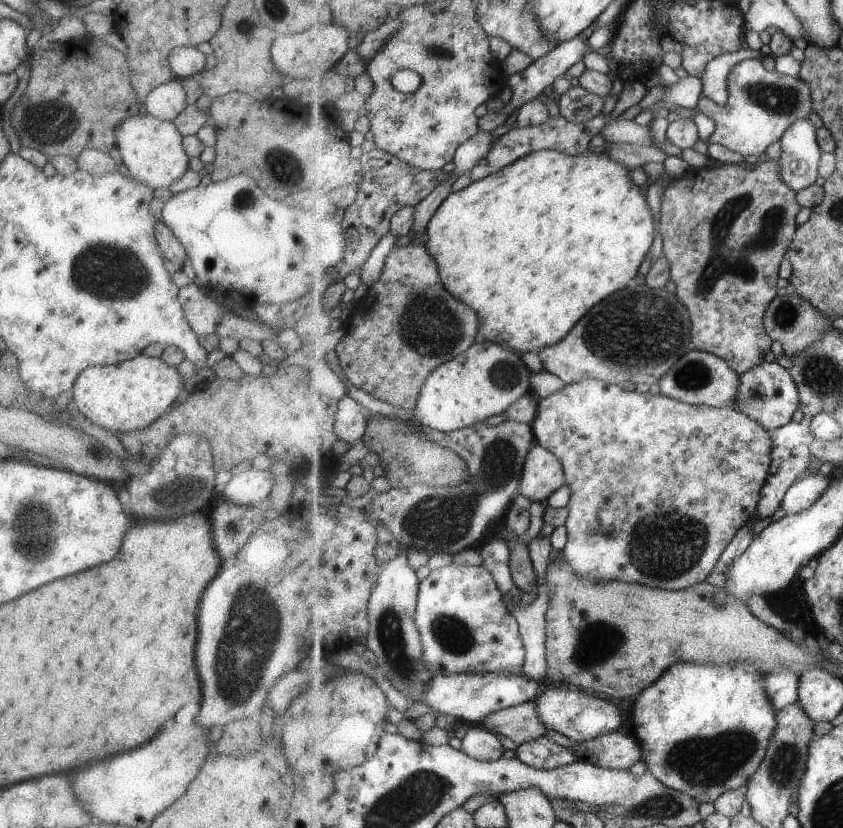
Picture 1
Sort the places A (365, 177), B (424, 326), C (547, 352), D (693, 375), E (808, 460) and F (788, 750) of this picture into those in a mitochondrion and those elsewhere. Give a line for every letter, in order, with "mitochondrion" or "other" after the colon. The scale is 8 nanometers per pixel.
A: other
B: mitochondrion
C: other
D: mitochondrion
E: other
F: mitochondrion

